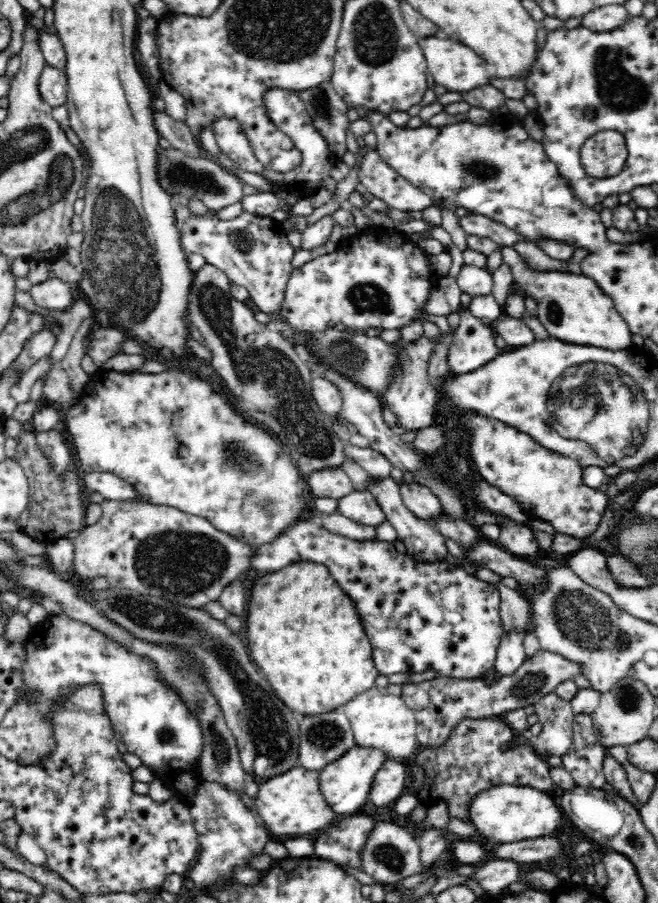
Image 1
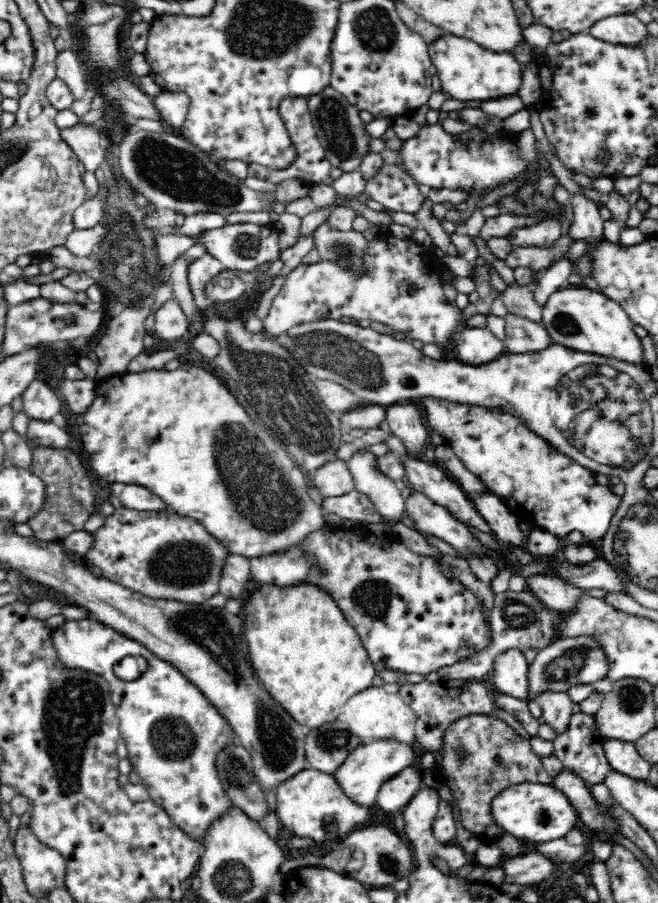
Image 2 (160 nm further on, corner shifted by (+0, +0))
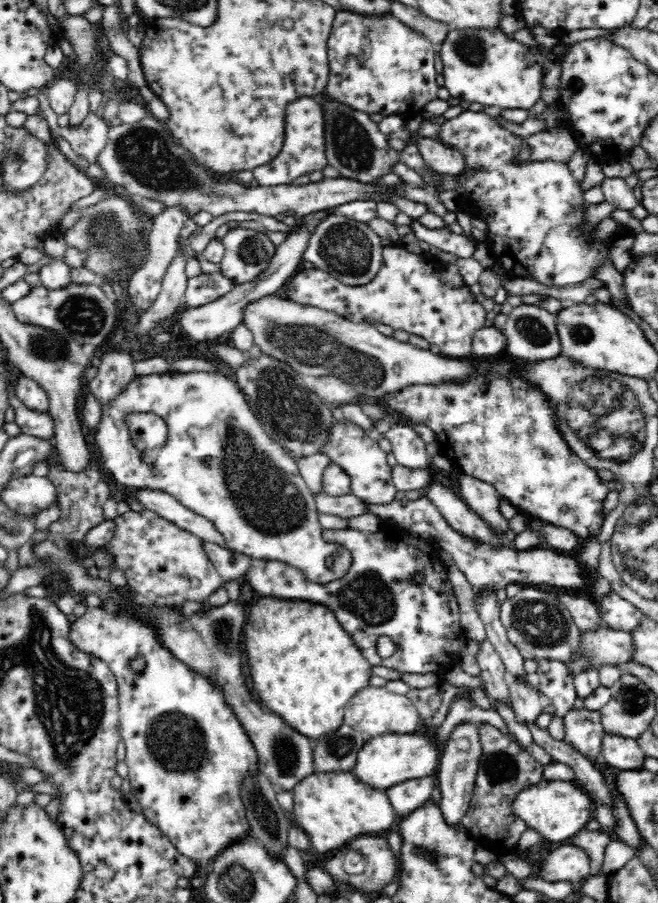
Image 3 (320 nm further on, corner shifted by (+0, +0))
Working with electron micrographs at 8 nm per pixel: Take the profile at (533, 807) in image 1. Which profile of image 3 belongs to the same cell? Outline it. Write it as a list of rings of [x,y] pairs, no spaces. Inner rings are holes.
[[[543,779],[539,784],[522,790],[514,800],[514,814],[522,819],[530,828],[540,832],[541,836],[553,842],[562,843],[566,838],[574,836],[584,829],[588,821],[593,818],[595,804],[593,799],[584,791],[578,782],[548,781]]]

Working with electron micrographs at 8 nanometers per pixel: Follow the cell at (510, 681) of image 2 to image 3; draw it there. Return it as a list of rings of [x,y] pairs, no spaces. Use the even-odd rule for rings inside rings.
[[[514,681],[509,686],[509,695],[516,721],[524,726],[536,725],[547,703],[536,687],[524,681]]]

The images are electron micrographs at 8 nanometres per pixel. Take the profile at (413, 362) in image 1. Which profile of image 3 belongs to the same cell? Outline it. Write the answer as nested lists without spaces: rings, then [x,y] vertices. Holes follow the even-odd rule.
[[[394,425],[384,435],[391,443],[391,452],[394,454],[398,465],[409,469],[426,469],[431,467],[431,458],[426,453],[426,443],[412,428]]]

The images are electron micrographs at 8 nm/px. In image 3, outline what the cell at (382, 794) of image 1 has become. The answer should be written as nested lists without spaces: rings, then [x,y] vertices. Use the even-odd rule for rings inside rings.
[[[435,777],[416,778],[400,782],[386,791],[396,815],[400,818],[412,814],[432,801],[432,792],[437,787]]]

